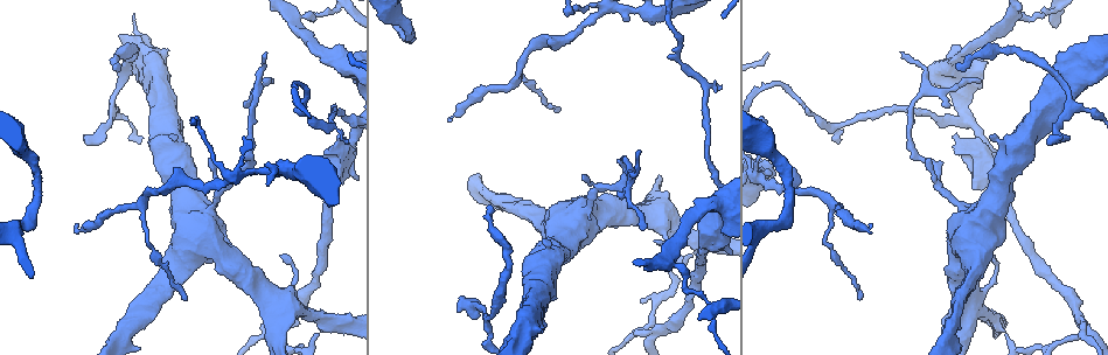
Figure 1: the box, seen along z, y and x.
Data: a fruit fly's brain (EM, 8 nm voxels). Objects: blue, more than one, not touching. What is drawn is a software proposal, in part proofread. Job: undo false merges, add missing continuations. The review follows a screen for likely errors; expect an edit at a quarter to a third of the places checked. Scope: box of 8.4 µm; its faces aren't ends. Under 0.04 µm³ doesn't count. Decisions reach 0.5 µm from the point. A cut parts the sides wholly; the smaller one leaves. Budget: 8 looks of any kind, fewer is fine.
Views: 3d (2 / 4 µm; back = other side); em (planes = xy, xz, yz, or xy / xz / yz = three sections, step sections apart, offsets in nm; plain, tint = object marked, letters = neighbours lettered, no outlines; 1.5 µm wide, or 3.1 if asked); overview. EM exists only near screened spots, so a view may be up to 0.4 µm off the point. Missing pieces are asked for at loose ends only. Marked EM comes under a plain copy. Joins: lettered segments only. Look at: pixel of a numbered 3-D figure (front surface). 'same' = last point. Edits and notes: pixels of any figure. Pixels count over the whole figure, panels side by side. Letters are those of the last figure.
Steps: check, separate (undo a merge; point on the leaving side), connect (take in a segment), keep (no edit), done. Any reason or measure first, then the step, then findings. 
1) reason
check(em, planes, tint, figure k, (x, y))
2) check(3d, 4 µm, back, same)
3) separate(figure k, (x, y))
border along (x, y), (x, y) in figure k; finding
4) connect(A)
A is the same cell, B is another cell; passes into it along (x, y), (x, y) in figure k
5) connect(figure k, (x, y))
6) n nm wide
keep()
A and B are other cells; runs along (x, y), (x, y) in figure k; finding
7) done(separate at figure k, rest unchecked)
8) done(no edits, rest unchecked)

free end
check(3d, 4 µm, figure 1, (448, 121))

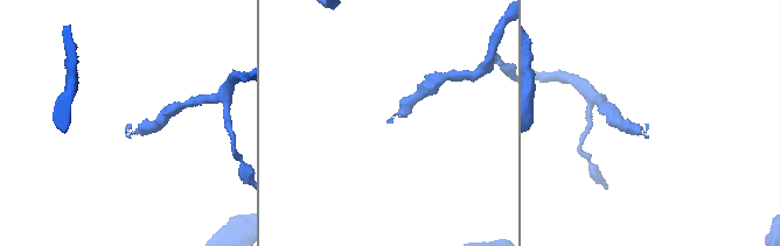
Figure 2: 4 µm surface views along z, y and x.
now the EM
check(em, planes, letters, figure 2, (388, 121))

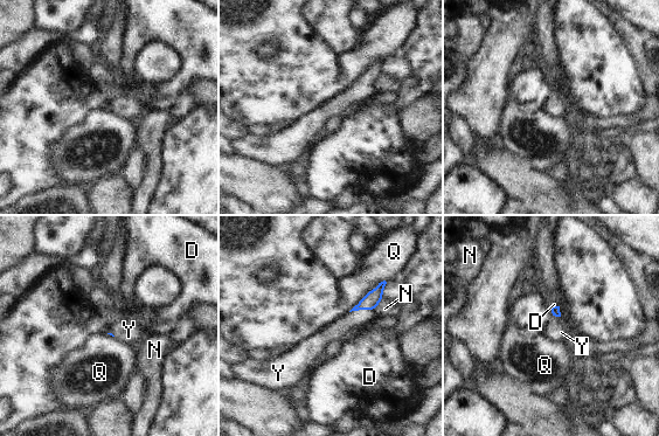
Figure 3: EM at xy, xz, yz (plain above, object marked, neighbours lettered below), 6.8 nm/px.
Q touches over 340 nm
connect(Y)
Y is the same cell, D, N and Q are other cells; the neuron continues

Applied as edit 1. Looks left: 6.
thick turns thin
check(em, yz, step 8, tint, figure 1, (583, 217))

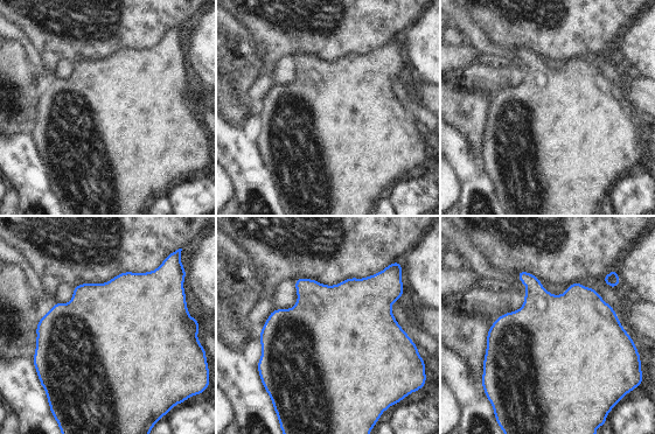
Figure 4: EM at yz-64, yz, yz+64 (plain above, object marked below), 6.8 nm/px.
check(em, xz, step 4, tint, same)

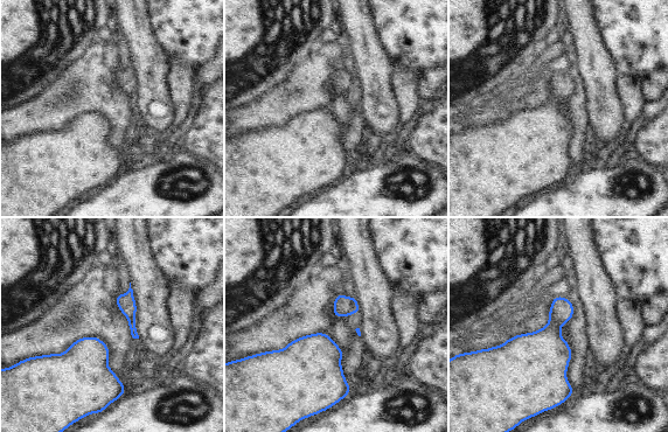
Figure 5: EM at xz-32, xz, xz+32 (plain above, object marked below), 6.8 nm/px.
check(em, xz, step 4, letters, same)

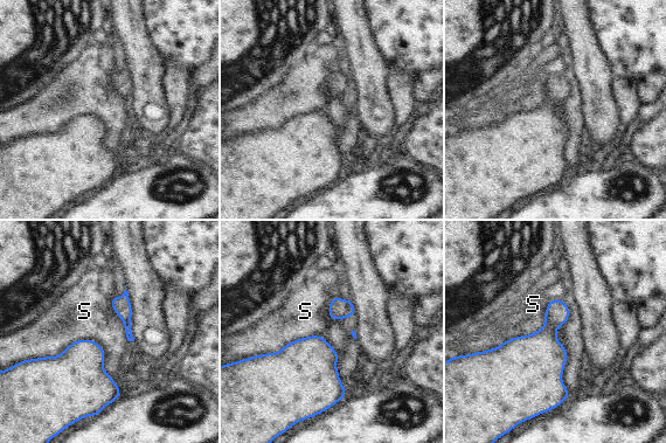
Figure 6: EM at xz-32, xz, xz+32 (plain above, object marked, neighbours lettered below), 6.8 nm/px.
keep()
S is another cell; one neuron here

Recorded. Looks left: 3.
redraw
check(overview)

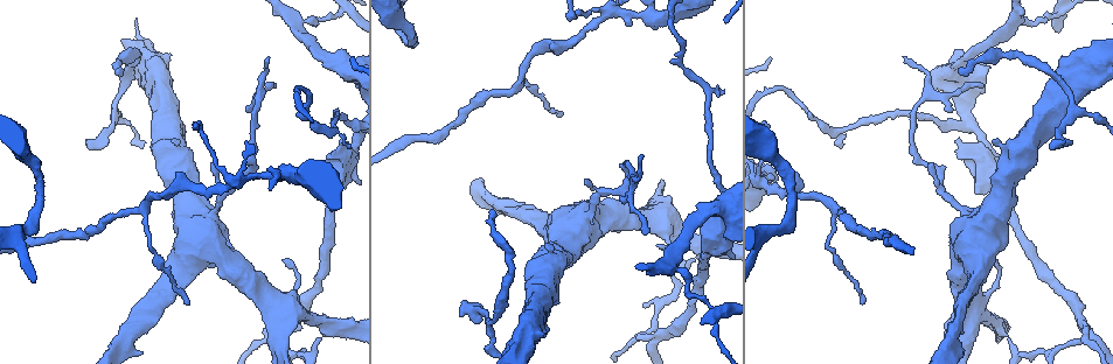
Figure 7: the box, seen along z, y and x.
thin end
check(em, planes, letters, figure 7, (272, 84))

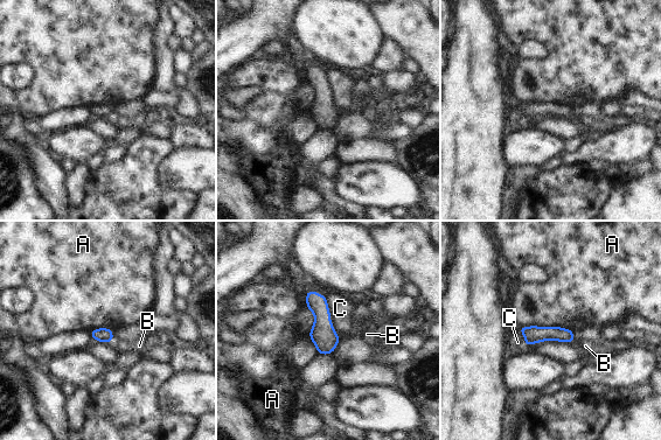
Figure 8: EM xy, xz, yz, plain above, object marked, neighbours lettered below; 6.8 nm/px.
keep()
A, B and C are other cells; no lettered segment goes on from it

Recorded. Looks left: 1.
done(connect at figure 3, rest unchecked)

